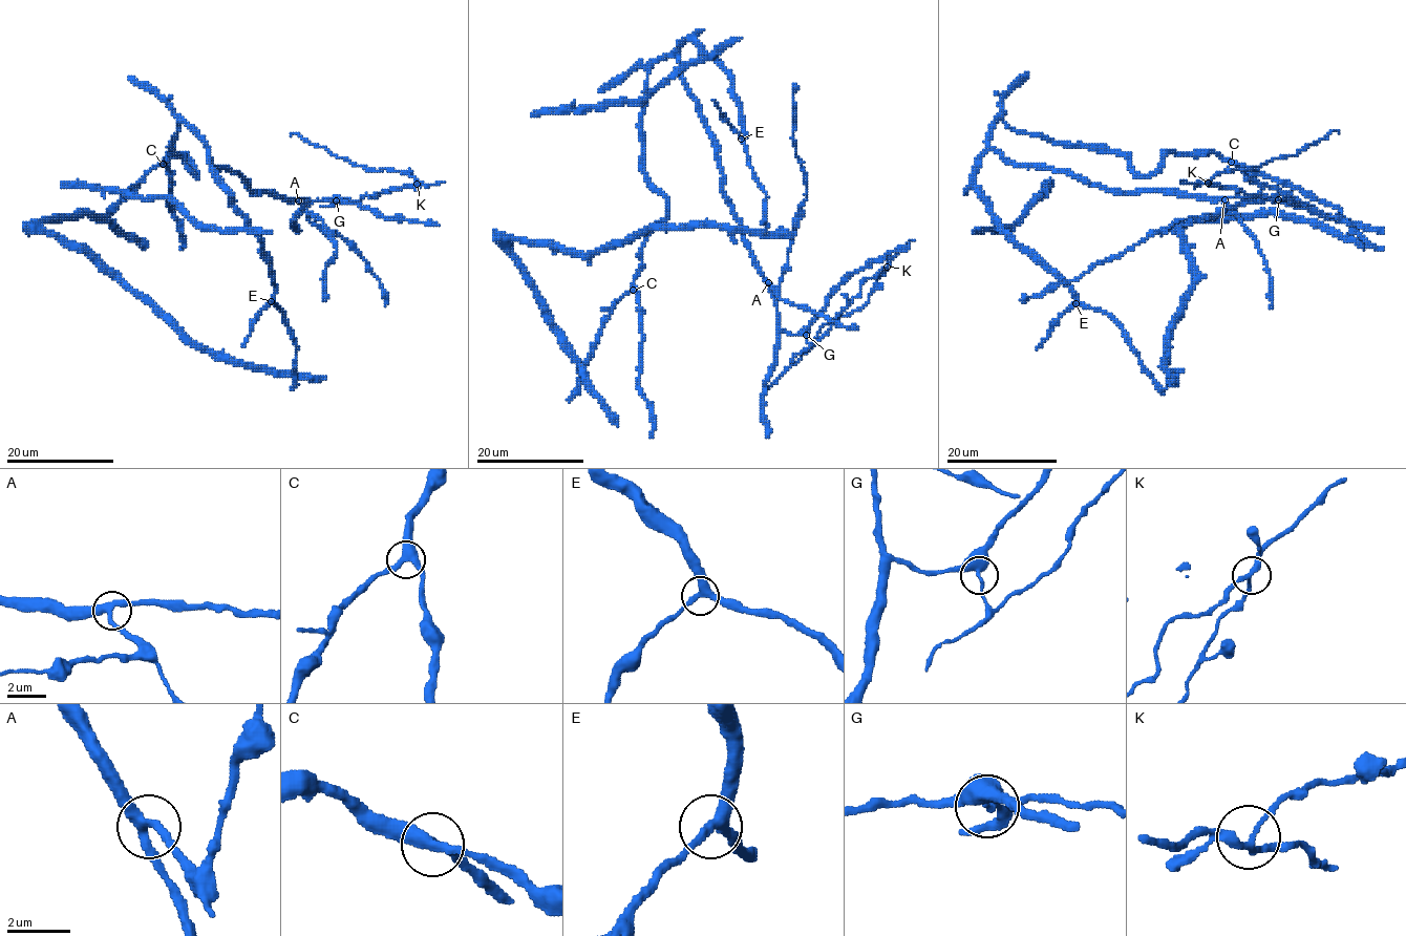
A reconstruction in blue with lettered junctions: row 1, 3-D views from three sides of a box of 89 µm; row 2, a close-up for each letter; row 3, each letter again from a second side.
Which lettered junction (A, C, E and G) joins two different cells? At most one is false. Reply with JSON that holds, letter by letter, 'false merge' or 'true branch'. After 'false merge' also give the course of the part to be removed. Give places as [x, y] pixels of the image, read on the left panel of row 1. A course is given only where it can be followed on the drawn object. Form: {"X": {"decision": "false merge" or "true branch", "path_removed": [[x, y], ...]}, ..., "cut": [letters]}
{"A": {"decision": "true branch"}, "C": {"decision": "true branch"}, "E": {"decision": "true branch"}, "G": {"decision": "false merge", "path_removed": [[336, 200], [359, 201], [364, 196], [414, 186], [416, 178], [399, 170], [365, 169], [297, 134], [290, 135]]}, "cut": ["G"]}

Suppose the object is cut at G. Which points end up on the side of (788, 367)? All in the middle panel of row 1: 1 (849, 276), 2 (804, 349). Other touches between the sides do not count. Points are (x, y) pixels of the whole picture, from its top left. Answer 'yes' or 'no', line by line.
1: no
2: yes

